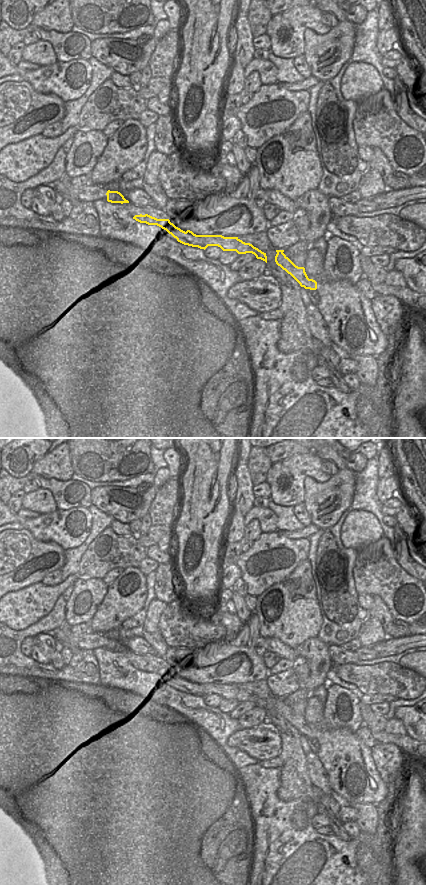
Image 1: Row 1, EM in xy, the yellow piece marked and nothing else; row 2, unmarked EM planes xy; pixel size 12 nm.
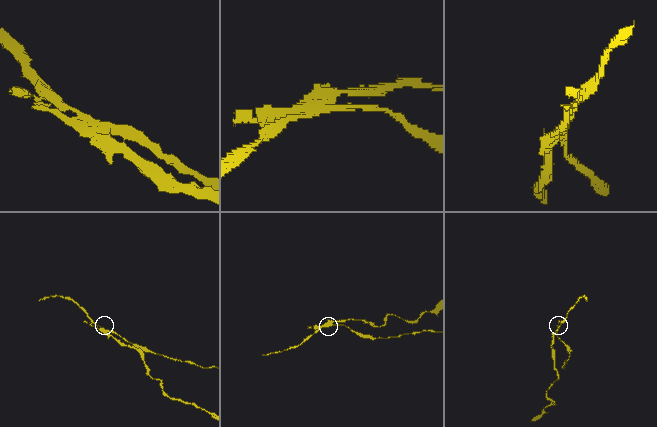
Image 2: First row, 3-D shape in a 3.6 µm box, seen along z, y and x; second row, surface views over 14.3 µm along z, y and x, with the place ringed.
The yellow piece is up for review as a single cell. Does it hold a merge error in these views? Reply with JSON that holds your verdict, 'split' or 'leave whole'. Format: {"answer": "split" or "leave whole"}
{"answer": "split"}

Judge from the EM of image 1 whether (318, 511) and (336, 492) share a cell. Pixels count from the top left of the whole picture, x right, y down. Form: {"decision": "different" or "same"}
{"decision": "same"}

